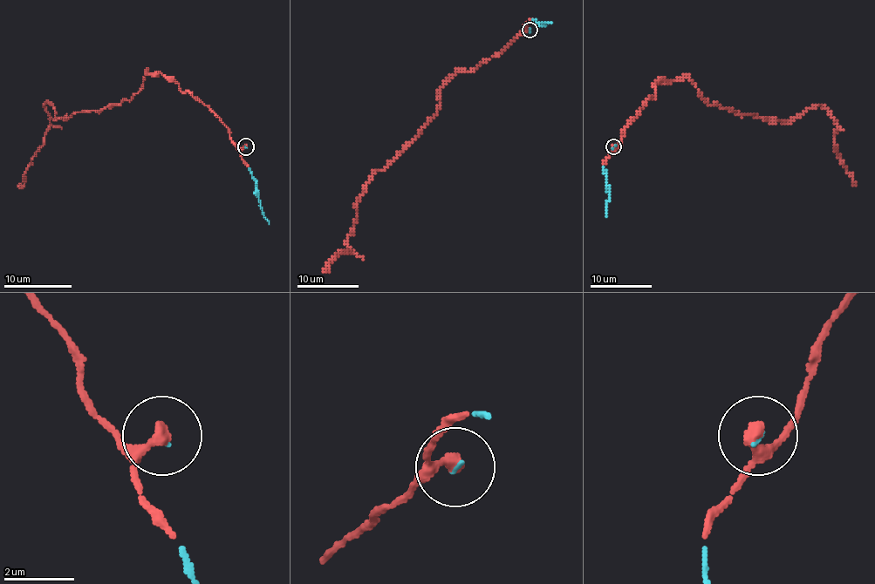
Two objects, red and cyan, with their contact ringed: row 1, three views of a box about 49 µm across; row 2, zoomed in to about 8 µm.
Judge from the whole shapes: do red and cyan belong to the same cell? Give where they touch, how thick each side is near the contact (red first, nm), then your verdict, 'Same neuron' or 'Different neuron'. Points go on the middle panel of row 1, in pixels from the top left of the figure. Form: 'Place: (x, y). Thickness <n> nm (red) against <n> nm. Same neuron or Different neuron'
Place: (529, 30). Thickness 280 nm (red) against 60 nm. Same neuron

